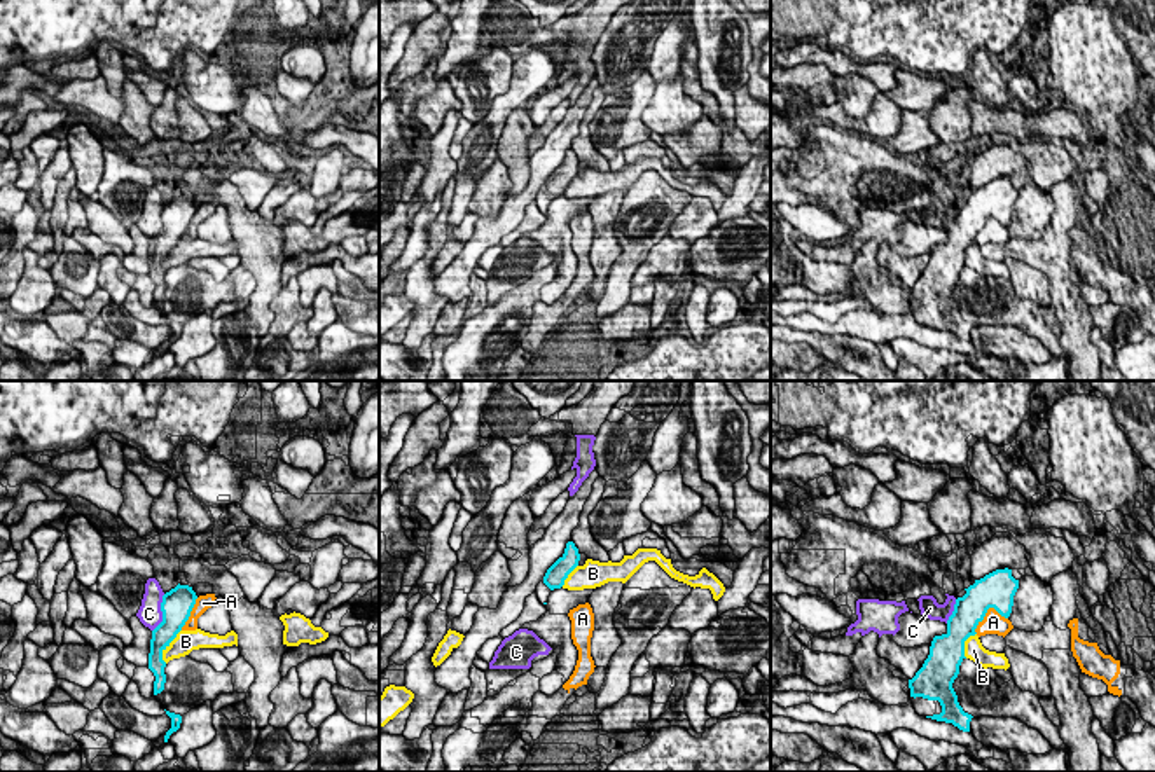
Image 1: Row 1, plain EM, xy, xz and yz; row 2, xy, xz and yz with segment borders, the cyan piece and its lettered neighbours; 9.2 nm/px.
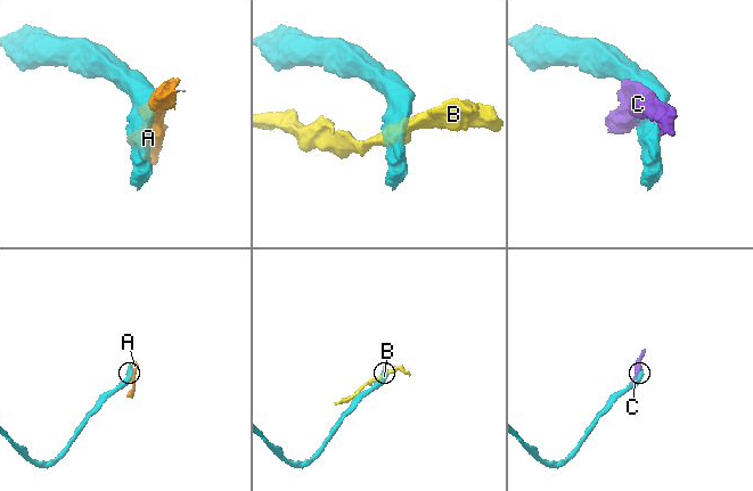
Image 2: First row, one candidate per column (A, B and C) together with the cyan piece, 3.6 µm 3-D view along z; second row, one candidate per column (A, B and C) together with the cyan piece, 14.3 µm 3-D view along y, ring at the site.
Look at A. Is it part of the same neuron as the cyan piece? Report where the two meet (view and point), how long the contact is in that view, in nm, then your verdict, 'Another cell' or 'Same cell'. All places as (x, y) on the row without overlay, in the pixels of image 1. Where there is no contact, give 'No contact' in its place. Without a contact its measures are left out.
Touches cyan at yz (986, 220). Shared border 340 nm. Another cell

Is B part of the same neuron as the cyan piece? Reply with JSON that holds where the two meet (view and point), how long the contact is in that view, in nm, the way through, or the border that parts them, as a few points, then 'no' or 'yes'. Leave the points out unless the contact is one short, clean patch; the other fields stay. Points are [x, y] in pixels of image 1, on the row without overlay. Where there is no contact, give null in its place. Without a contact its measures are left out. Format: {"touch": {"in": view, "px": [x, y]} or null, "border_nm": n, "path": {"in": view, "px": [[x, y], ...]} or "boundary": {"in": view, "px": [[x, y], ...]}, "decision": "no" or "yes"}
{"touch": {"in": "xy", "px": [168, 254]}, "border_nm": 360, "decision": "no"}

